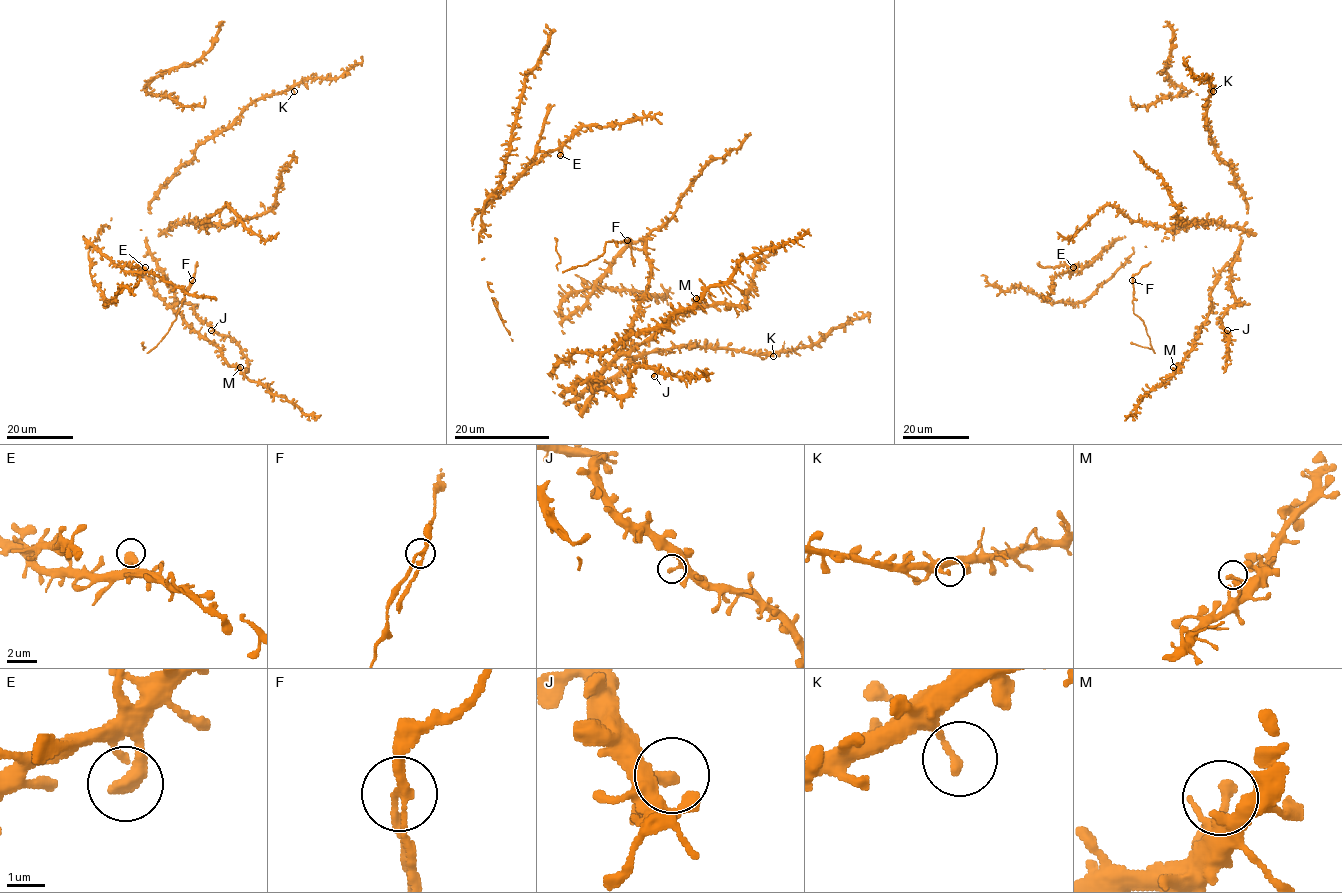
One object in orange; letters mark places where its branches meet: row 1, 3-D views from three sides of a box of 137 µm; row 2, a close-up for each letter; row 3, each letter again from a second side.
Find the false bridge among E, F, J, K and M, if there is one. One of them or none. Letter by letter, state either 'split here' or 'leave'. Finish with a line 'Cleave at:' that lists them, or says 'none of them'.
E: leave
F: split here
J: leave
K: leave
M: leave
Cleave at: F

